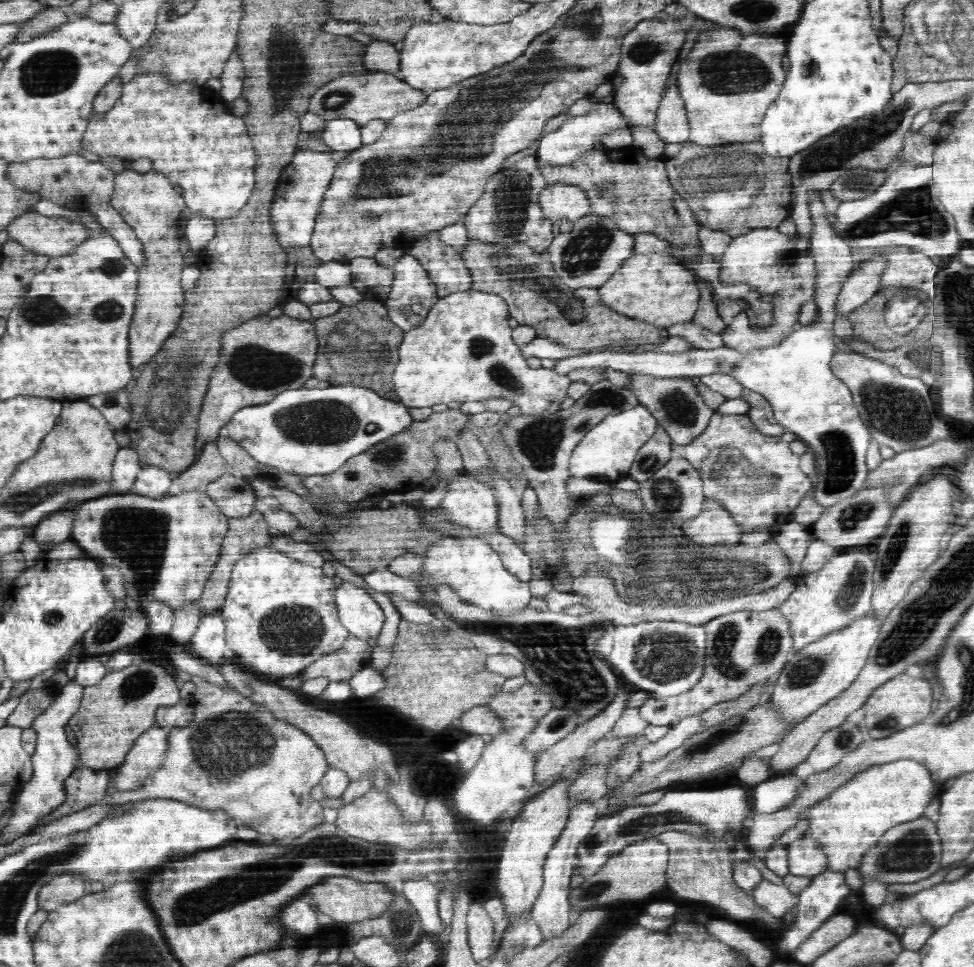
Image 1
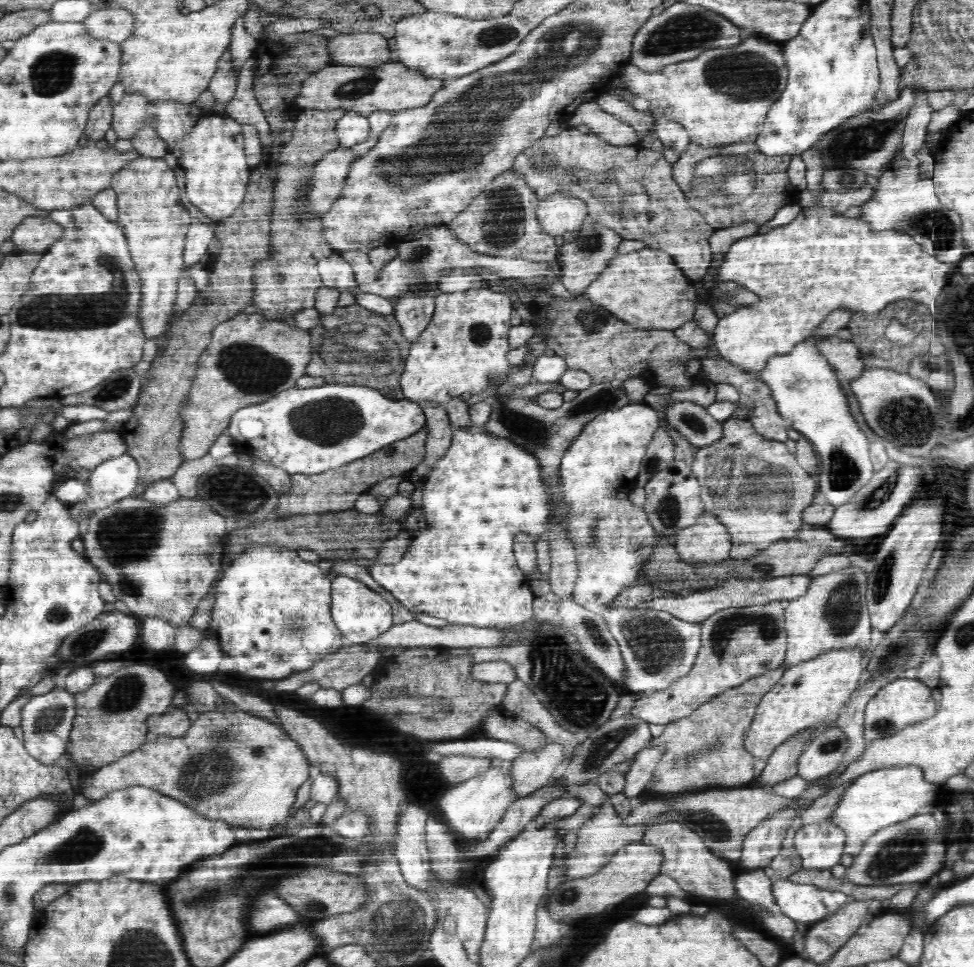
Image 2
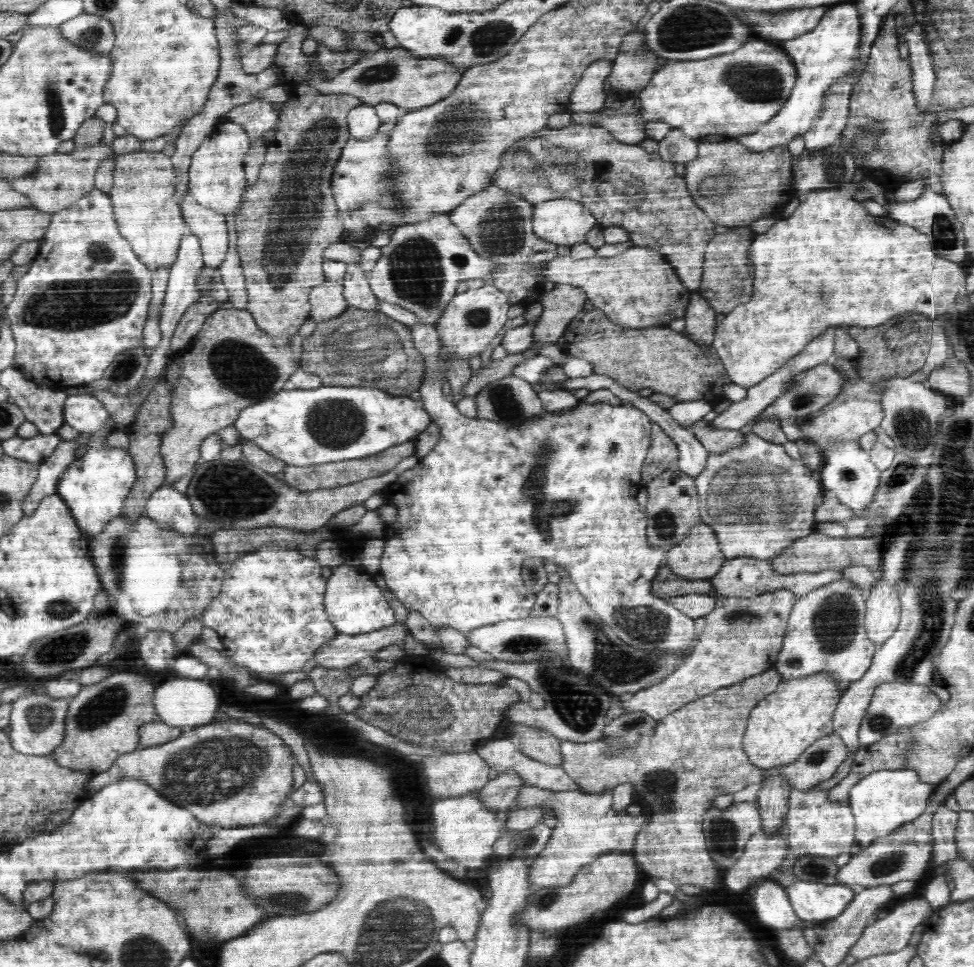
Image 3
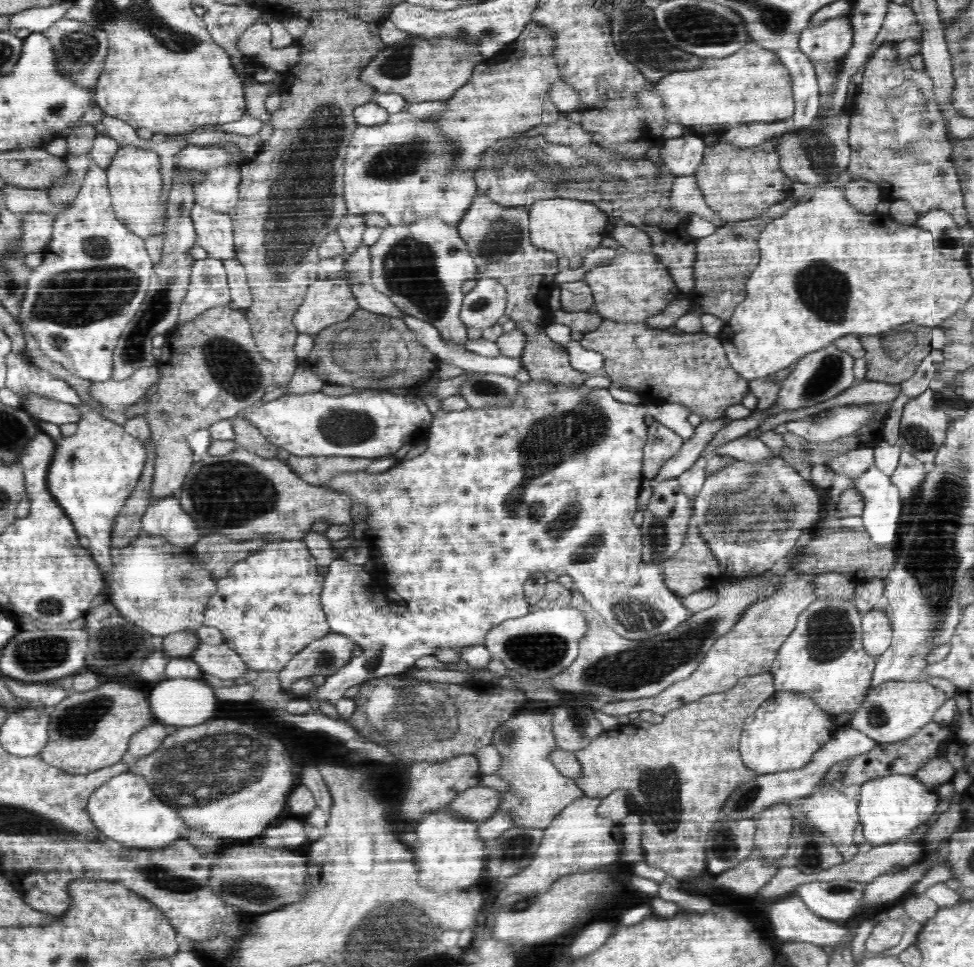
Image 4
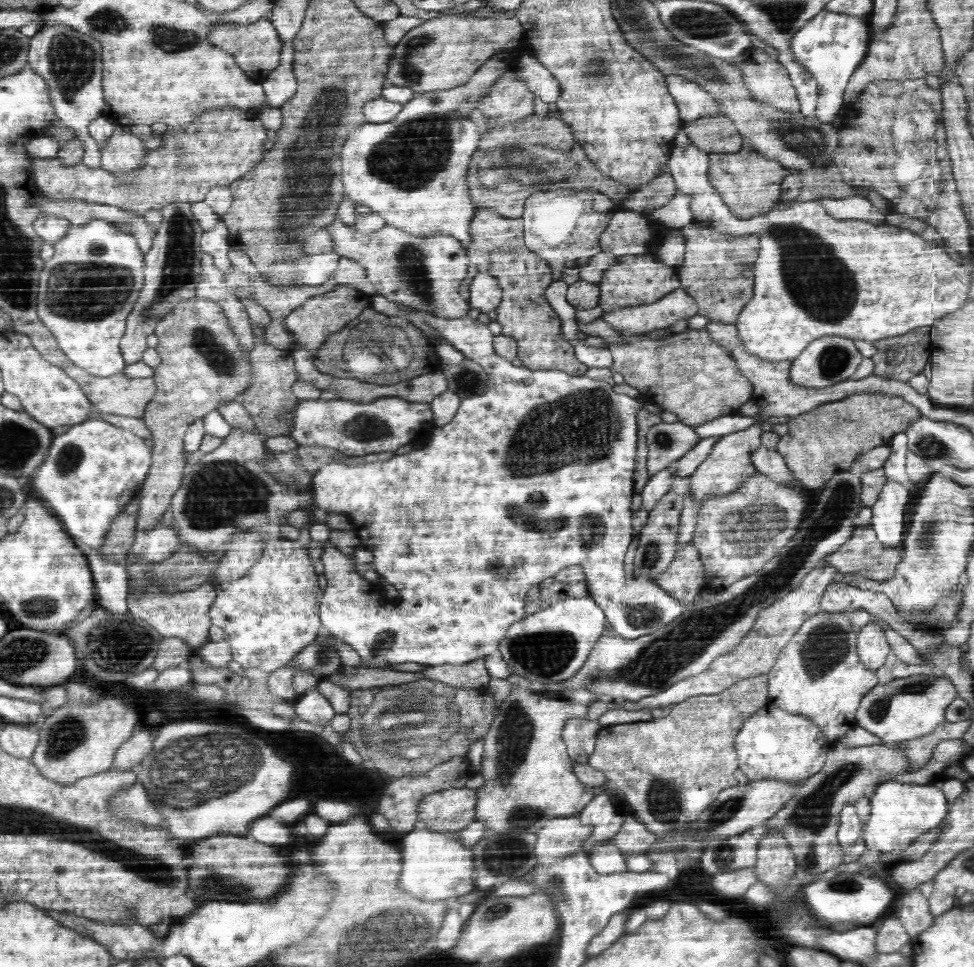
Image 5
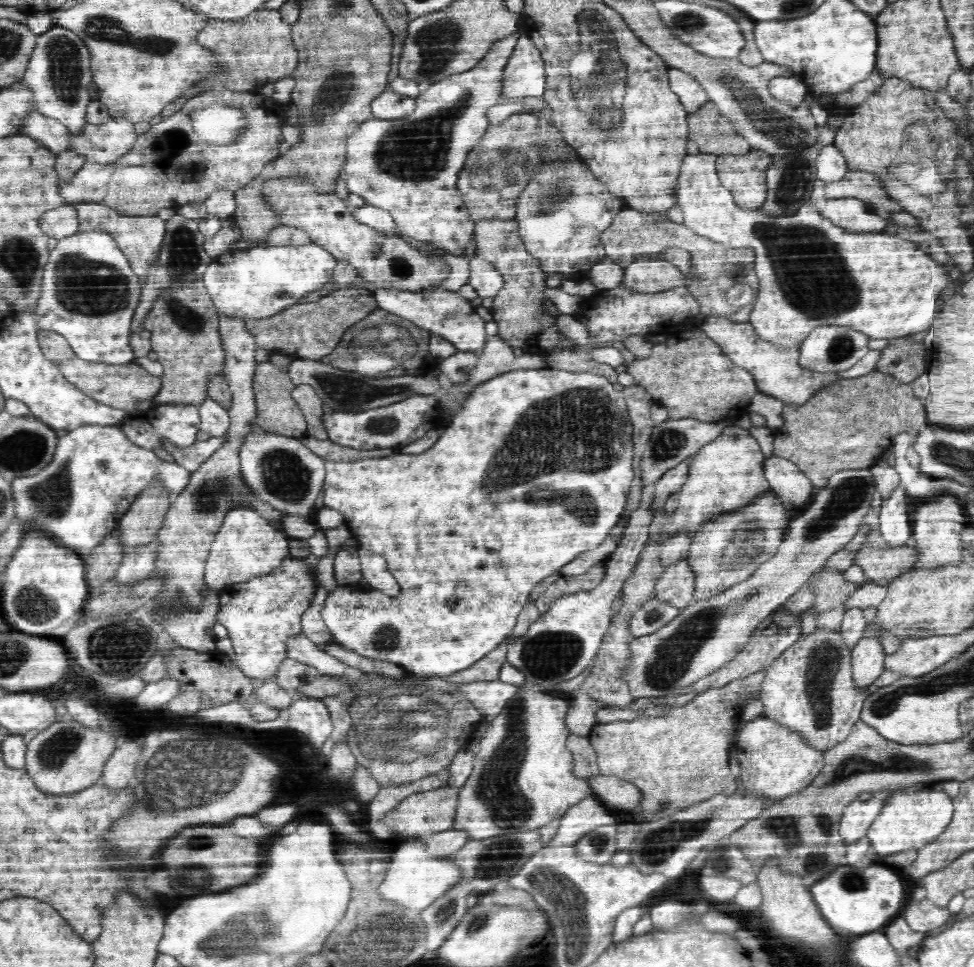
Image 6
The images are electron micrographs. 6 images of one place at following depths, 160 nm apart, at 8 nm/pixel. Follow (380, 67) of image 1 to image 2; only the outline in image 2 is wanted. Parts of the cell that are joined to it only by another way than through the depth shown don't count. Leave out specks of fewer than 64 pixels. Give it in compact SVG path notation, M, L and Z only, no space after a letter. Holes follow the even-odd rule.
M354 32L328 38L332 60L348 66L382 66L395 58L387 39L374 32Z

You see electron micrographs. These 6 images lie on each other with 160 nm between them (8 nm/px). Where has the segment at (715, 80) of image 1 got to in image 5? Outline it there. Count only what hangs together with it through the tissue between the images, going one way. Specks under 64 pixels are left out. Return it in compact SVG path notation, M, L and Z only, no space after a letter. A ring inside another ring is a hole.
M750 46L729 62L741 69L749 94L758 102L769 103L778 110L799 112L800 103L793 82L776 57ZM674 74L668 75L665 80L670 96L678 104L684 122L694 122L707 115L722 115L722 105L718 105L712 93L703 89L698 83L688 82L689 79Z

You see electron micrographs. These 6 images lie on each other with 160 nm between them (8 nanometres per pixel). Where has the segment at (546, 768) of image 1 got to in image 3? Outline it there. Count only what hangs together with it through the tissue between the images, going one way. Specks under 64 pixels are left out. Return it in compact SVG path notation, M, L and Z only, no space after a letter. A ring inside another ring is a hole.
M510 769L490 779L486 786L476 793L476 797L482 805L486 805L486 809L494 809L494 812L503 814L516 805L520 788L526 785L526 781L518 777L516 771Z

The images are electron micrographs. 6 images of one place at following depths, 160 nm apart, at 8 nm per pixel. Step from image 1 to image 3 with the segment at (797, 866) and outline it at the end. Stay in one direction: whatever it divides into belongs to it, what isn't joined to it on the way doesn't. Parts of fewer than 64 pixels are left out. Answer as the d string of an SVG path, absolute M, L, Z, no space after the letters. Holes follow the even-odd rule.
M791 788L789 792L789 811L787 812L788 824L788 843L790 843L791 852L797 857L805 855L815 855L824 858L836 859L844 853L850 853L852 844L854 844L855 819L849 803L845 802L827 802L829 791L816 790L816 792L801 791Z

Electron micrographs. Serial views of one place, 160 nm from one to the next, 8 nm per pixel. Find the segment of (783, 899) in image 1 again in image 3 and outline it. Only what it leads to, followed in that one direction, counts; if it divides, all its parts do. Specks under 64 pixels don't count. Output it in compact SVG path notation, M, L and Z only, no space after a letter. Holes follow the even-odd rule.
M794 880L793 884L786 888L786 895L790 898L794 914L797 914L798 918L812 923L821 923L828 919L836 918L849 905L849 902L854 899L856 893L857 888L855 886L850 888L850 886L840 882L838 884L826 884L820 881Z

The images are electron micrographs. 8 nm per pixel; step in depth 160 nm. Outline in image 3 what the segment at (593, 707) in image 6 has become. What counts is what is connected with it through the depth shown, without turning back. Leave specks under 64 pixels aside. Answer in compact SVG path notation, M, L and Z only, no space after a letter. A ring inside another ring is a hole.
M660 567L652 580L652 594L658 598L684 596L690 593L713 593L712 584L707 580L689 580L680 577L668 567ZM786 589L752 598L720 596L715 602L716 608L701 621L704 628L693 651L674 670L674 674L649 689L620 697L622 709L626 713L646 713L654 720L661 721L682 706L712 695L715 690L736 685L746 678L774 669L788 628L788 617L797 600L794 593Z

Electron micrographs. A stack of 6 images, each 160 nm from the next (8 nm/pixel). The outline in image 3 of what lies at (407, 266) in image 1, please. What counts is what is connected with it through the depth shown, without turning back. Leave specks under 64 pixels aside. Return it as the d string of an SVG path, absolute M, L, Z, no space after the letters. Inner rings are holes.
M419 321L409 328L414 336L414 347L428 361L429 366L425 369L426 382L419 388L424 408L440 428L439 442L434 446L426 458L422 458L410 470L406 470L397 482L392 483L392 492L384 492L384 500L390 504L398 506L397 517L388 526L386 534L386 544L384 544L381 565L379 573L386 581L388 588L395 593L397 598L409 610L416 610L418 614L424 616L434 628L456 629L458 632L467 636L477 628L497 624L498 622L509 620L519 620L527 618L535 603L535 595L530 593L525 587L522 574L522 563L530 557L542 558L542 560L552 560L558 567L562 567L570 573L570 578L574 581L578 592L585 598L585 601L592 607L592 610L599 618L618 635L628 646L637 646L638 650L665 650L666 654L682 654L682 650L692 652L694 640L698 630L698 621L684 615L684 613L672 607L664 598L658 598L652 594L652 580L656 576L662 562L666 560L666 551L658 549L648 543L646 536L647 516L642 511L636 494L644 487L642 484L642 467L646 460L648 449L651 445L651 432L653 416L646 414L639 409L628 408L628 406L612 406L609 403L582 403L578 402L576 406L562 410L560 412L550 412L540 419L522 422L522 424L498 424L489 419L470 419L462 415L457 406L450 401L449 397L442 393L445 376L440 369L440 339L436 329L432 325L426 324L426 321Z

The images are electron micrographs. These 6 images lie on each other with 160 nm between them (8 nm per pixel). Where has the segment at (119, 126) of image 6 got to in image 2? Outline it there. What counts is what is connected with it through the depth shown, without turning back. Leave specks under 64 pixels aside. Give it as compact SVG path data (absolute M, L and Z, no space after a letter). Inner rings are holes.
M138 157L132 162L126 163L112 178L111 189L116 193L118 205L117 222L122 226L129 253L139 272L141 282L141 329L144 330L145 341L158 339L166 330L170 314L174 310L176 292L178 292L178 280L184 268L183 252L185 238L192 217L184 204L182 204L182 189L178 188L174 169L171 169L162 158Z

